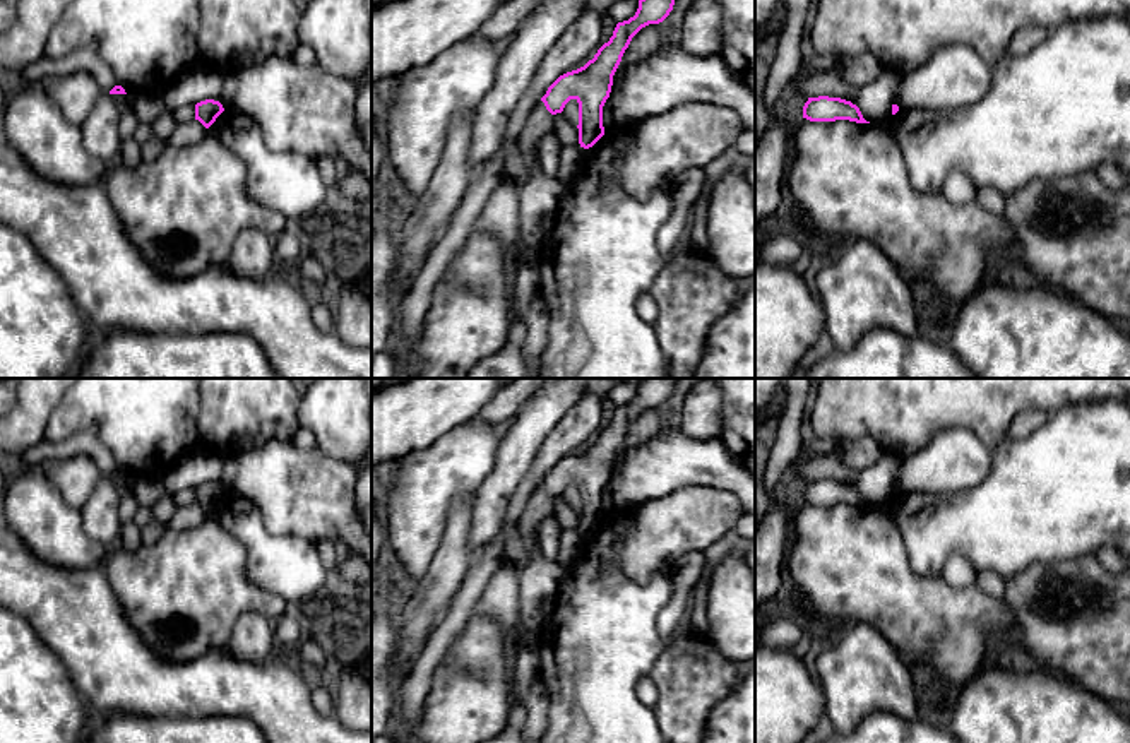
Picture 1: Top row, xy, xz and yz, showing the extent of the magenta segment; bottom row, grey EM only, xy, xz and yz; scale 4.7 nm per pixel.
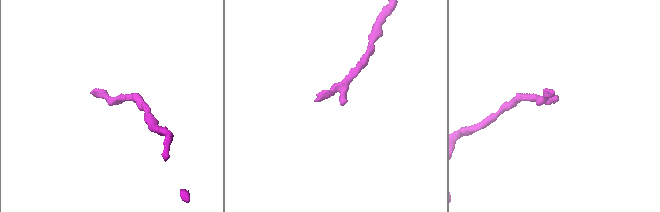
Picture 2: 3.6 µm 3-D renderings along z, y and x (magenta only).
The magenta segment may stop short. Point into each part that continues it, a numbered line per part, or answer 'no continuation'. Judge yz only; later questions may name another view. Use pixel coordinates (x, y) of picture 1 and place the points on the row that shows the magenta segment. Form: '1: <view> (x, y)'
no continuation

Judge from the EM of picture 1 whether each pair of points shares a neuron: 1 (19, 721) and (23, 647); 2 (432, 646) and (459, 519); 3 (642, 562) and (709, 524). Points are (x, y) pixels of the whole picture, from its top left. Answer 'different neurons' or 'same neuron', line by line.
1: same neuron
2: different neurons
3: same neuron

